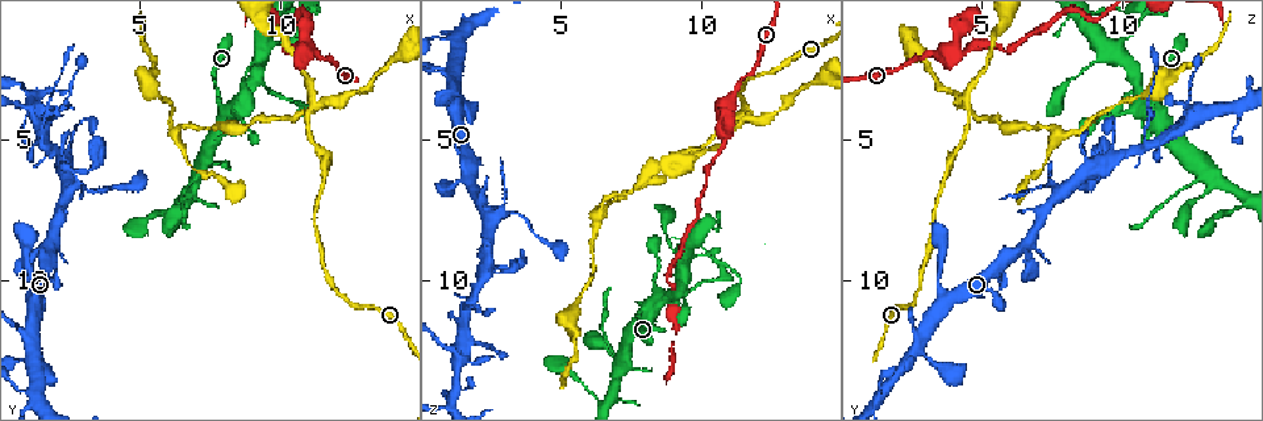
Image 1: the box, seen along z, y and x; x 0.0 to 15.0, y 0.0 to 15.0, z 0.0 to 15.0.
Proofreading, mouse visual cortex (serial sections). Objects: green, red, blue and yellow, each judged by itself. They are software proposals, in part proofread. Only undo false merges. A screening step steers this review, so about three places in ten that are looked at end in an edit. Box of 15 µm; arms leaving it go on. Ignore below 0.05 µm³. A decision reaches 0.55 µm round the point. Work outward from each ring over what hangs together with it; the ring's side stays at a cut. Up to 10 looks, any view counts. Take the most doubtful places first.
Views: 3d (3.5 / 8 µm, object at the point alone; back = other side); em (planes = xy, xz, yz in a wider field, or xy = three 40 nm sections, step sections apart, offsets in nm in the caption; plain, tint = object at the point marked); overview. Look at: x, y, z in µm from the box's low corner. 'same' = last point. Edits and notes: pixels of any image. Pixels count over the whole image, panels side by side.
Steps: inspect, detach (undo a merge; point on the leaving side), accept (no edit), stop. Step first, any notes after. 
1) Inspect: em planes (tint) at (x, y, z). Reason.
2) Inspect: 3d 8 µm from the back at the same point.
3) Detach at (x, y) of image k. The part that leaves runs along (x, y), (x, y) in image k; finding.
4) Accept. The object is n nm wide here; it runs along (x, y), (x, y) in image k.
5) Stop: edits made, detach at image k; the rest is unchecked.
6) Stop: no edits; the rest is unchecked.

Inspect: 3d 3.5 µm at (10.9, 4.2, 4.5). Three arms meet.

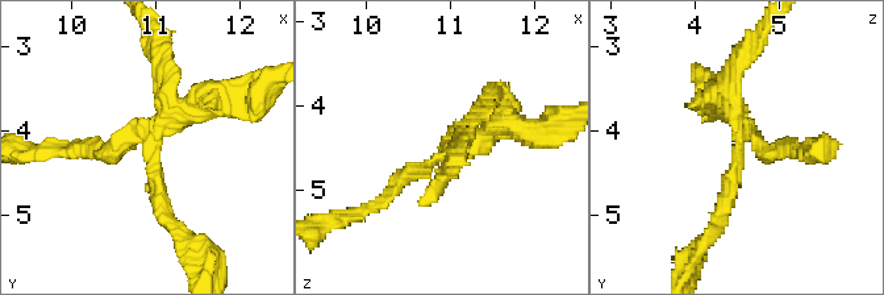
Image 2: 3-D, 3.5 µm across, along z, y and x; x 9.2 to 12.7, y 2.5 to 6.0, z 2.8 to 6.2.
Inspect: em planes (tint) at (10.95, 4.15, 4.55). 3 arms meet here; the arms are 200, 200, 250 nm wide; now the EM.

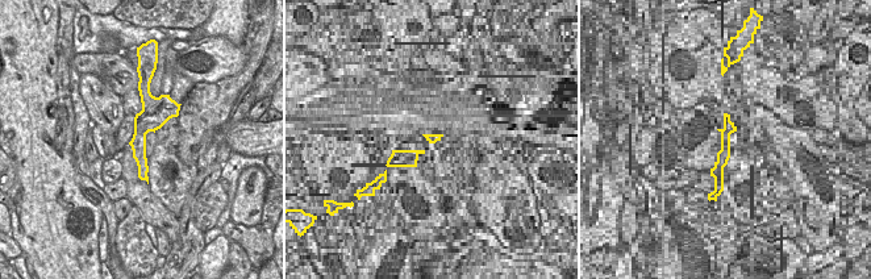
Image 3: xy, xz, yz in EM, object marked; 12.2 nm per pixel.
Detach at (219, 91) of image 2. A border runs along (159, 98), (142, 111) in image 3; a second cell is stuck on.

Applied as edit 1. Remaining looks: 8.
Inspect: 3d 3.5 µm at (1.6, 5.2, 11.1). Thin arm on a thick one.

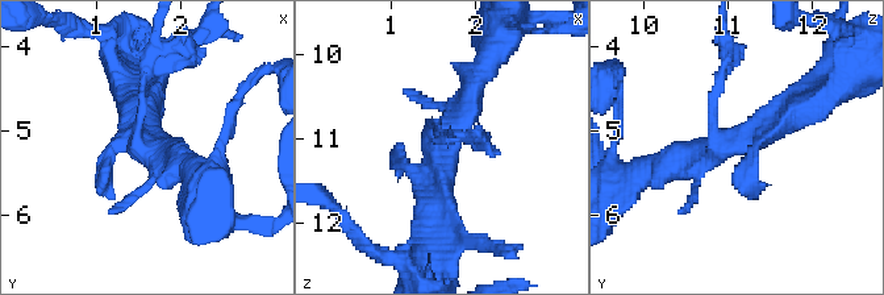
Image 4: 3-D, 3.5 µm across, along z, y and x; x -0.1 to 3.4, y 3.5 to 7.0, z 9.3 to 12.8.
Inspect: em planes (tint) at (1.60, 5.15, 11.05).

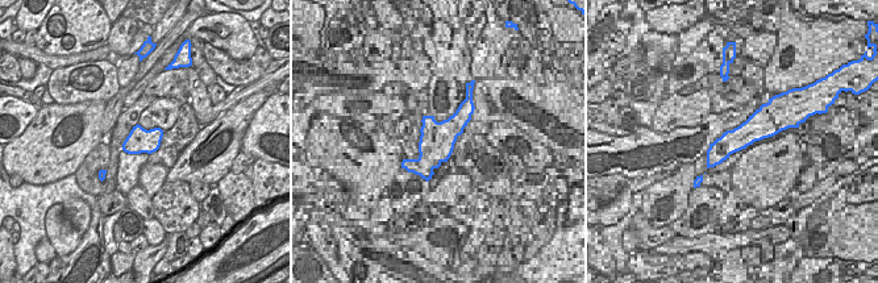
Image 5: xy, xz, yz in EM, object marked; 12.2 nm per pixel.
Detach at (725, 66) of image 4. The part that leaves runs along (713, 107), (726, 63), (722, 34) in image 4; a second cell is stuck on.

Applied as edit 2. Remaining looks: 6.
Inspect: overview.

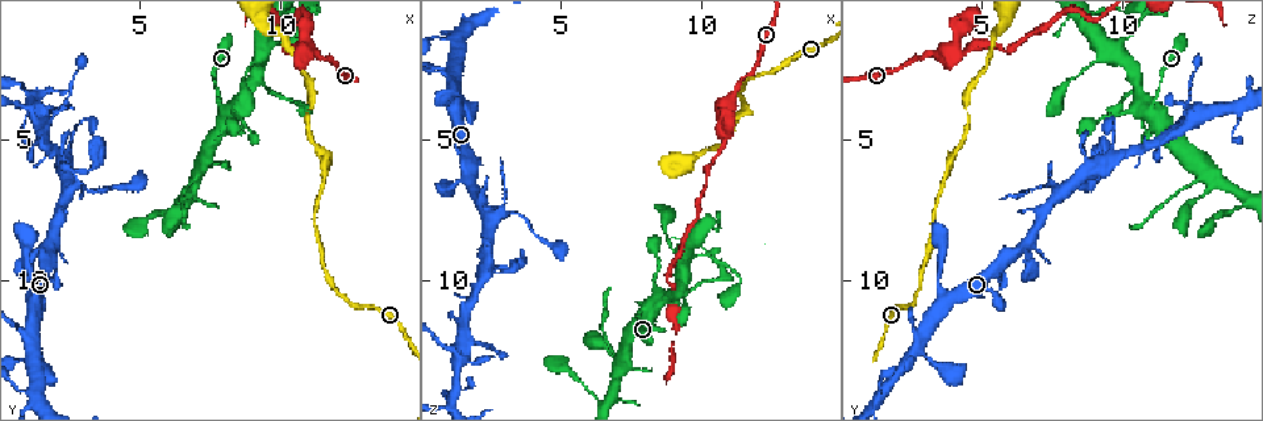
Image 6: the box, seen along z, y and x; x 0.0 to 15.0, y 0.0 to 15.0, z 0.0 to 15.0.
Inspect: 3d 8 µm at (7.0, 6.1, 12.9). Thick turns thin.

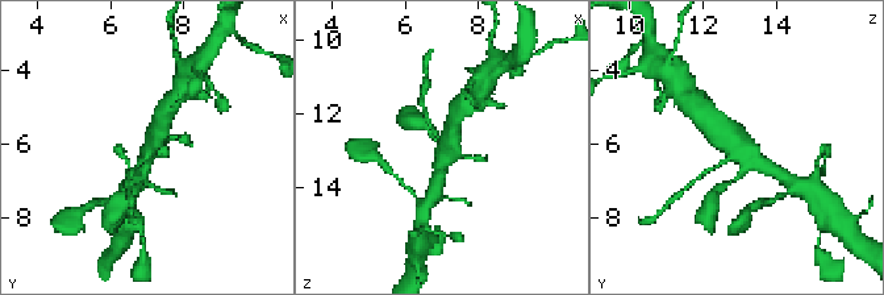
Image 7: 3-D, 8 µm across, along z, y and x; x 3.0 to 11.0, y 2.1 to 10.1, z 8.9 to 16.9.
Inspect: em xy step 3 (tint) at (7.1, 6.0, 12.9).

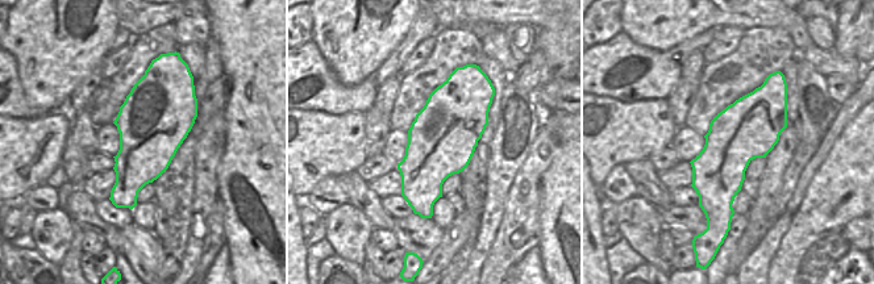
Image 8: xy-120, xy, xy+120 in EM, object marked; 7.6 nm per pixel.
Accept. It runs along (709, 121), (767, 165) in image 7; one cell here.

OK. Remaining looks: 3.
Inspect: 3d 3.5 µm at (1.3, 12.4, 2.8). Sharp bend.

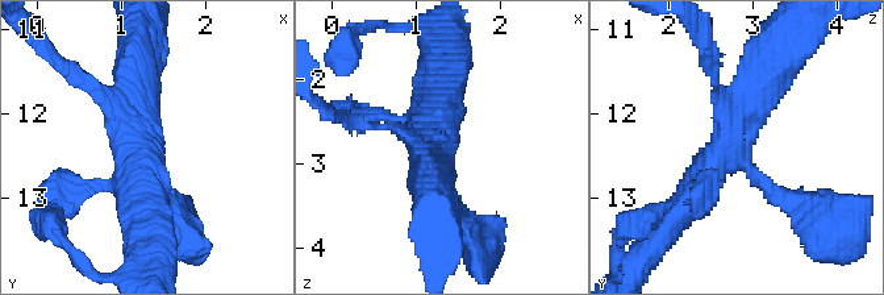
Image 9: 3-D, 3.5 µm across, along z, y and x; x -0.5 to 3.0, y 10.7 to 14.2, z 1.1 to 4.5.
Inspect: em xy step 1 (tint) at (1.25, 12.35, 2.70). Now the EM.

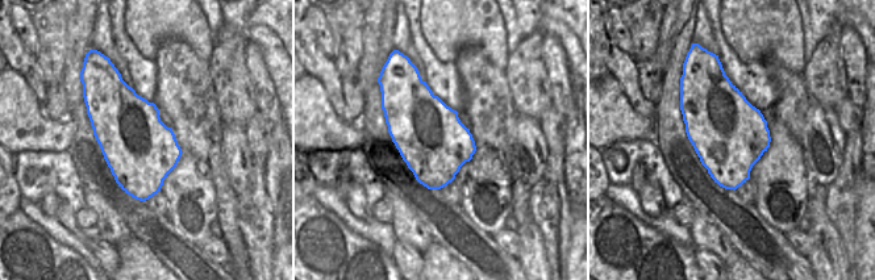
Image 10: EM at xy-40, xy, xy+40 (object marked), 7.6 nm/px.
Inspect: em xy step 5 (tint) at the same point.

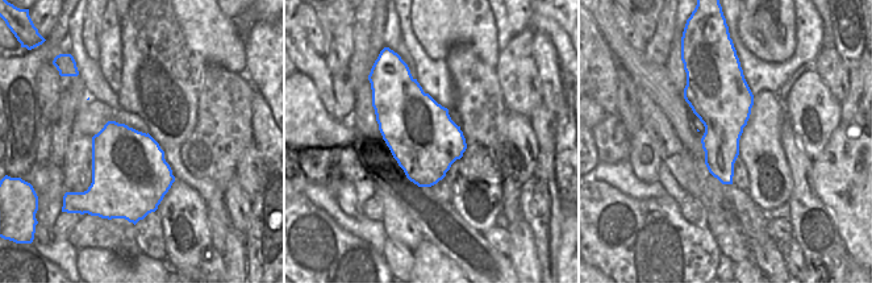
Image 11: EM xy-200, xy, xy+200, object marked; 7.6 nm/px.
Accept. The arms are 200, 200, 450, 500 nm wide; it runs along (771, 67), (755, 107), (674, 216) in image 9; all the same cell.

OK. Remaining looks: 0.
Stop: edits made, detach at image 2, detach at image 4; the rest is unchecked.

